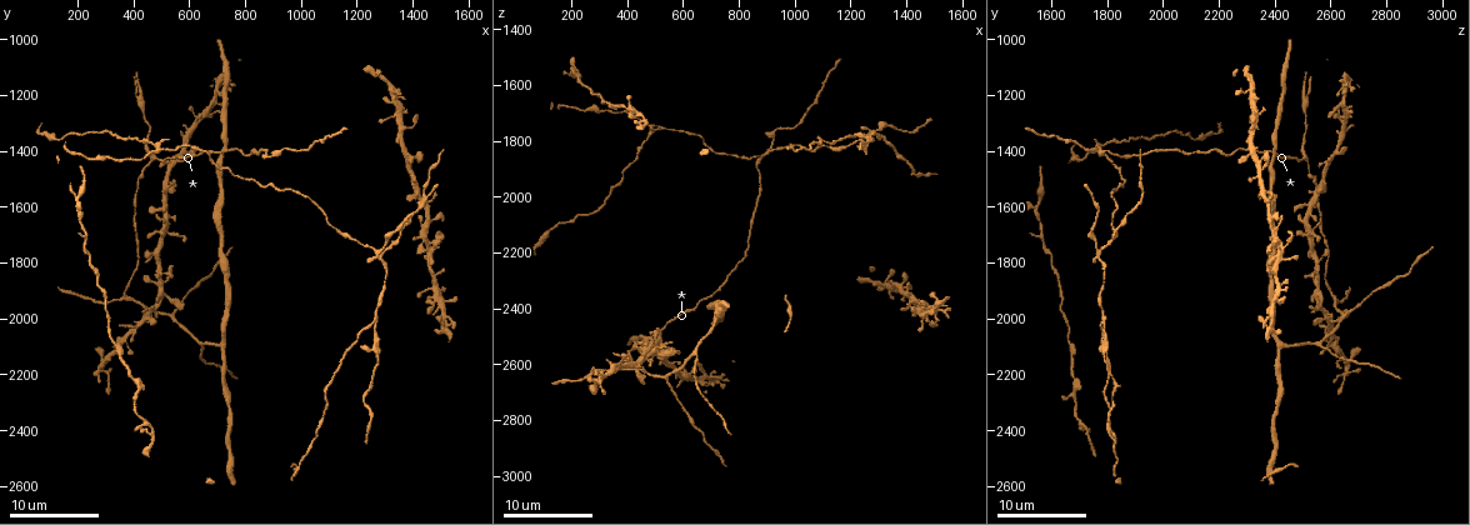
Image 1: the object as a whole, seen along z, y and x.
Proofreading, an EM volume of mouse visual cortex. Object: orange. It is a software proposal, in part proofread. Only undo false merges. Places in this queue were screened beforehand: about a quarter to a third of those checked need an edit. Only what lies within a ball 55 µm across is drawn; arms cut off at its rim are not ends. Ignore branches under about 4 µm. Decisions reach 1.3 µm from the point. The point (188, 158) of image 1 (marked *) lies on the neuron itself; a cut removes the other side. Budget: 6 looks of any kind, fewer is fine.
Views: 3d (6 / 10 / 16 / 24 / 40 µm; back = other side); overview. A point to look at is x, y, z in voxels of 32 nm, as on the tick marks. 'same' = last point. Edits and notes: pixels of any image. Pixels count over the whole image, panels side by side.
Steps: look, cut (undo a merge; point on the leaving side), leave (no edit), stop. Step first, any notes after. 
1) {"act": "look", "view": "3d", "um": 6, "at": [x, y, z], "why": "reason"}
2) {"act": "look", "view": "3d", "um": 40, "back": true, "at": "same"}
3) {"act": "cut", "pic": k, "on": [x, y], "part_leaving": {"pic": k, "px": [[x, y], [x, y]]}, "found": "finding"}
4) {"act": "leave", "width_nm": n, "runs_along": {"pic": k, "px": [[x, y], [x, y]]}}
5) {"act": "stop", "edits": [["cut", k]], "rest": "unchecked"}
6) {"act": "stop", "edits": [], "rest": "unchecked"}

{"act": "look", "view": "3d", "um": 10, "at": [470, 1430, 2510], "why": "three-way junction"}

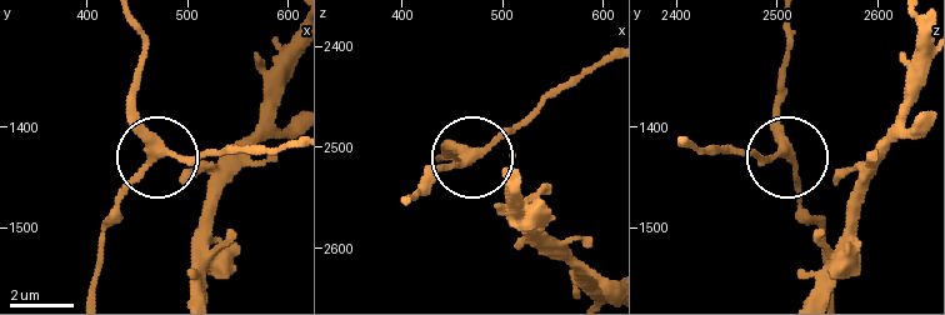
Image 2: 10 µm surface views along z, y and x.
{"act": "look", "view": "3d", "um": 10, "back": true, "at": [466, 1422, 2510]}

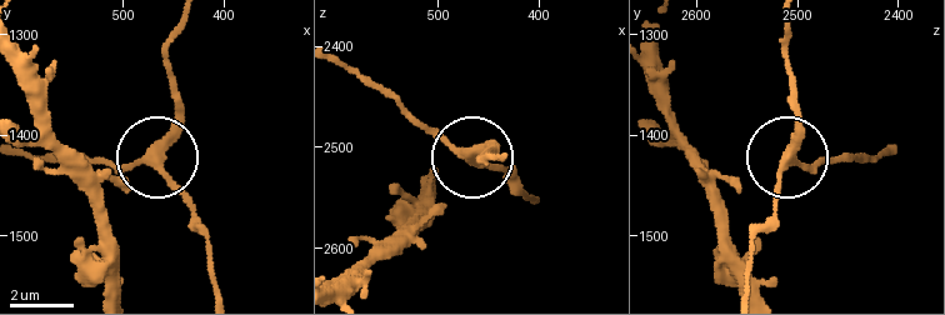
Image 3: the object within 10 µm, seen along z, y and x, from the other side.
{"act": "leave", "side_arm_um": 10, "runs_along": {"pic": 3, "px": [[874, 159], [815, 168], [788, 159], [793, 73]]}, "found": "one neuron here"}

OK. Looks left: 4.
{"act": "look", "view": "3d", "um": 10, "at": [480, 1390, 1760], "why": "four-way junction"}

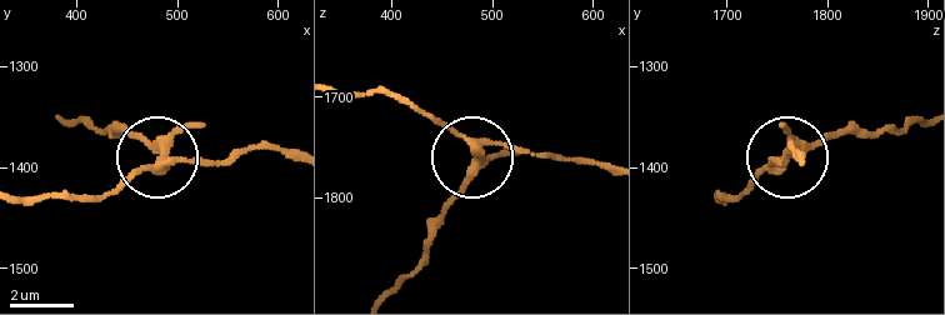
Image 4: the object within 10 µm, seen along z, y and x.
{"act": "look", "view": "3d", "um": 10, "back": true, "at": [484, 1394, 1756], "why": "from behind"}

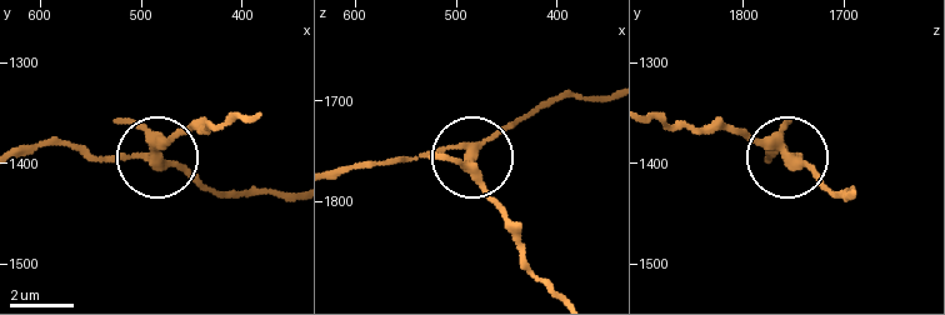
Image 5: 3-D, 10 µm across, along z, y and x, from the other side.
{"act": "cut", "pic": 5, "on": [165, 141], "width_nm": 310, "found": "a second neuron is stuck on"}

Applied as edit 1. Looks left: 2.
{"act": "look", "view": "overview"}

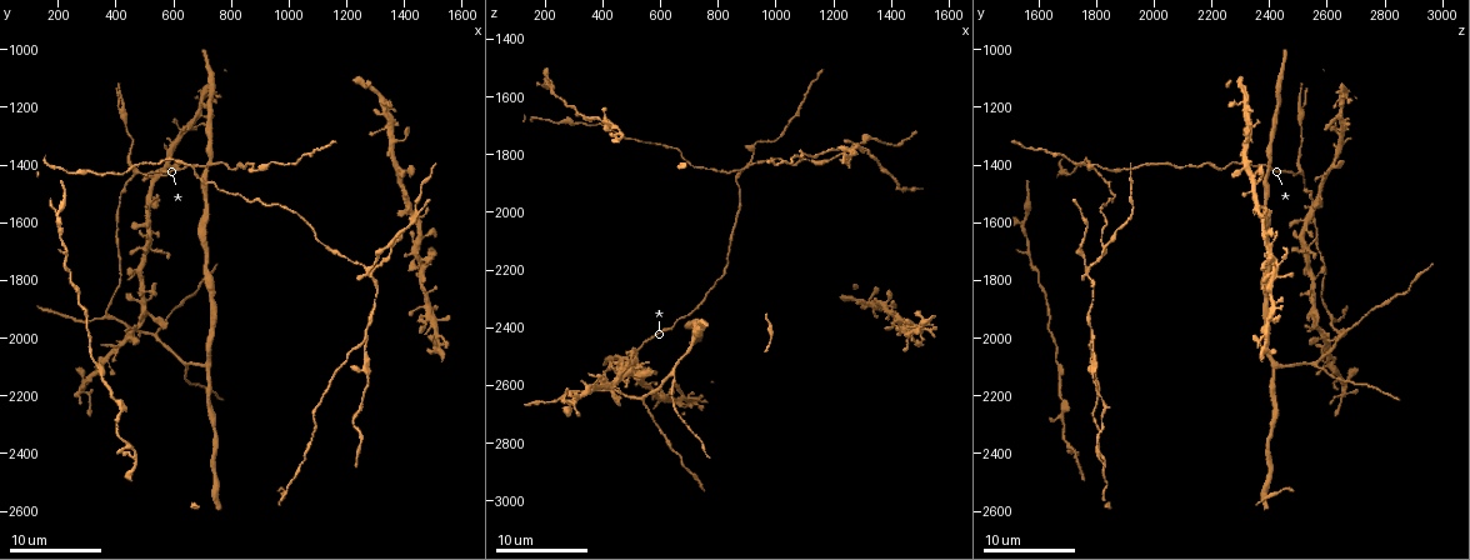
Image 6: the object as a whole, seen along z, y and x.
{"act": "look", "view": "3d", "um": 6, "at": [870, 1420, 1880]}

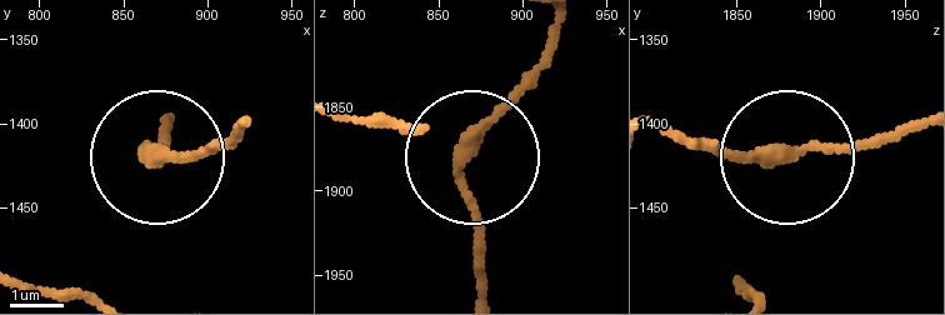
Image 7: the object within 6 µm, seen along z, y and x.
{"act": "leave", "width_nm": 240, "found": "one neuron here"}

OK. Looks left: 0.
{"act": "stop", "edits": [["cut", 5]], "rest": "unchecked"}

